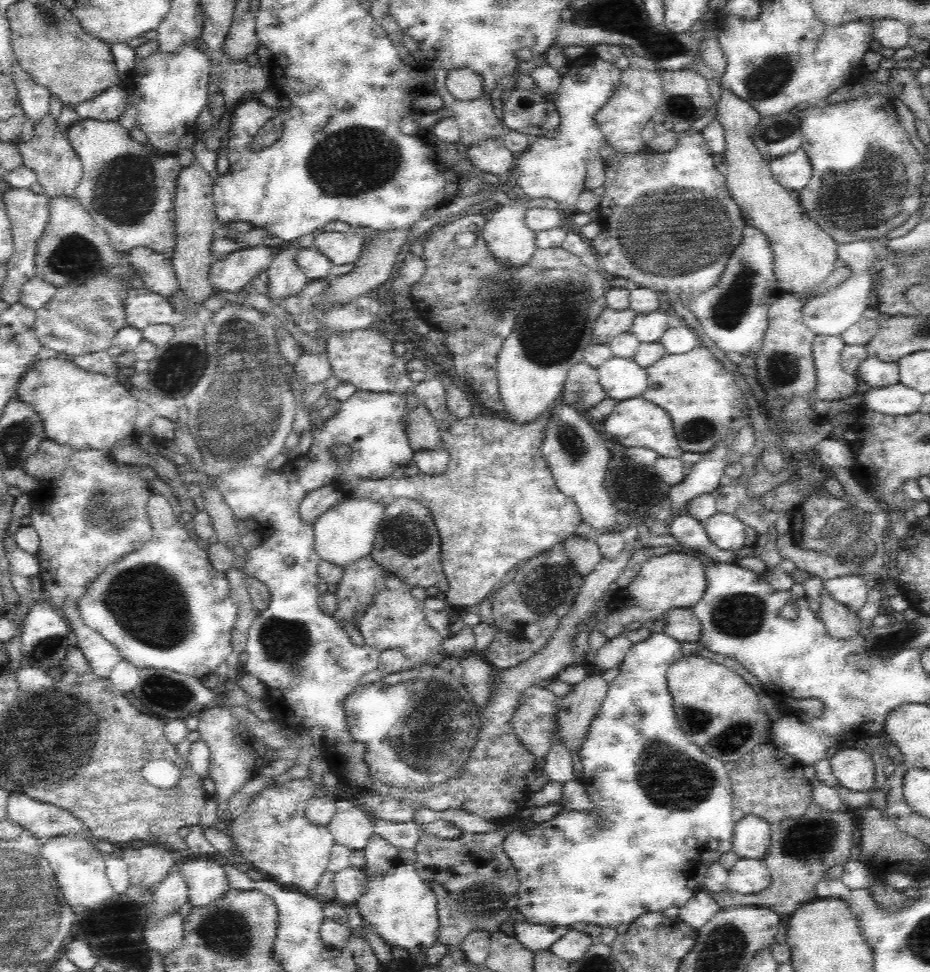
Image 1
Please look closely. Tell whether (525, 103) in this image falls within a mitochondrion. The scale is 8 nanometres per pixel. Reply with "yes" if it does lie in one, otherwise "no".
no

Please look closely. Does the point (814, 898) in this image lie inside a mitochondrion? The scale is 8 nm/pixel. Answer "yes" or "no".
no

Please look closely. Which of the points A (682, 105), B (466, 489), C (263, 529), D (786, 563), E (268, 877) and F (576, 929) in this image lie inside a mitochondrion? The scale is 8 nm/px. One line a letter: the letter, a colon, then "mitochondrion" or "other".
A: mitochondrion
B: mitochondrion
C: other
D: other
E: other
F: other

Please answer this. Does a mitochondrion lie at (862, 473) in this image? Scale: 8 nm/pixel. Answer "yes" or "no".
no

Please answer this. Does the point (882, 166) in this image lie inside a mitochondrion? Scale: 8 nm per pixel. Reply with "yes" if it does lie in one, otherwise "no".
yes

